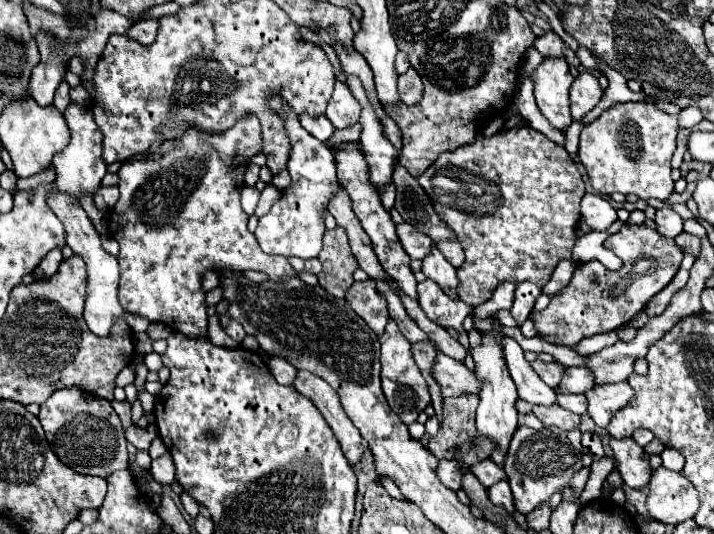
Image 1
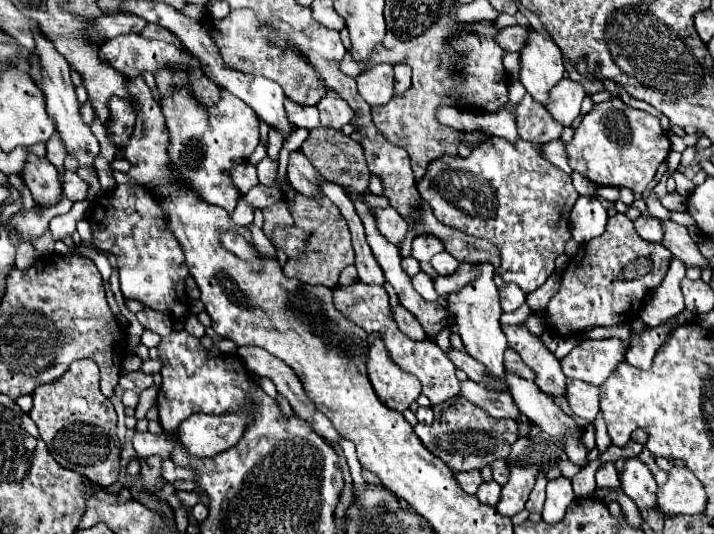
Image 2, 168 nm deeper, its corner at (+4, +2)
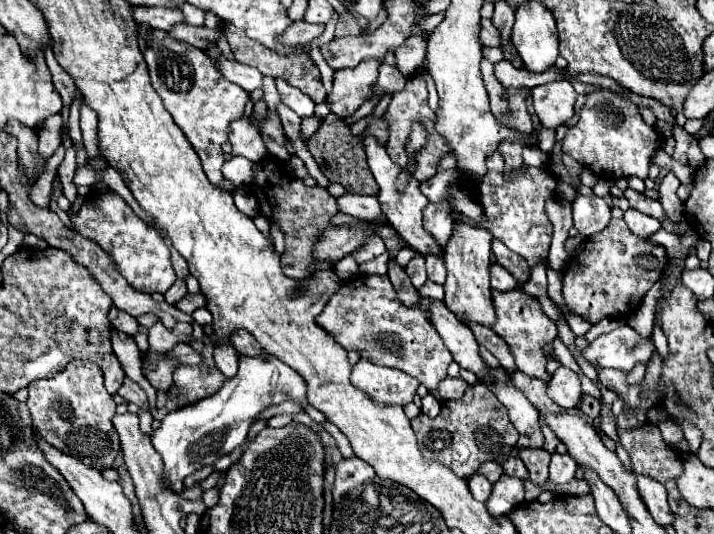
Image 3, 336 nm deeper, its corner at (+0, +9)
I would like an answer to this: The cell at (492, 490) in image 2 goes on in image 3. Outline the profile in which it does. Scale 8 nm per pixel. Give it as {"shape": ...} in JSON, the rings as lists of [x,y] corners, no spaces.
{"shape":[[[470,476],[468,478],[468,486],[470,486],[470,492],[476,500],[480,502],[486,502],[490,498],[490,492],[492,492],[492,484],[484,478],[484,476]]]}

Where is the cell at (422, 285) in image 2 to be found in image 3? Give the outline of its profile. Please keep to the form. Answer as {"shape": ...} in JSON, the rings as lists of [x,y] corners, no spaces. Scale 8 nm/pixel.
{"shape":[[[416,254],[416,256],[408,262],[408,266],[406,266],[404,270],[406,270],[408,278],[412,280],[414,288],[422,288],[422,284],[426,284],[426,282],[428,282],[426,266],[424,266],[424,256],[422,256],[422,254]]]}

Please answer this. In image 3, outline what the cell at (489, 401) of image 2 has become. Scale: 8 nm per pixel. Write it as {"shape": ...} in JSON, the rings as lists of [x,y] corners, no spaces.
{"shape":[[[448,376],[448,378],[442,380],[442,384],[438,386],[438,390],[432,392],[432,394],[438,400],[450,400],[450,398],[462,398],[464,392],[470,390],[470,388],[472,388],[472,384],[468,384],[464,378],[460,378],[460,376],[456,376],[456,378]]]}

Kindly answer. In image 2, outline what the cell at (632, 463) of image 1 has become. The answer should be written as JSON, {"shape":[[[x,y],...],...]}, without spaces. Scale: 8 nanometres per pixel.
{"shape":[[[638,459],[626,461],[620,481],[622,481],[624,493],[636,503],[636,507],[640,511],[658,509],[658,503],[656,503],[658,485],[656,485],[652,473],[648,471],[648,467],[638,463]]]}

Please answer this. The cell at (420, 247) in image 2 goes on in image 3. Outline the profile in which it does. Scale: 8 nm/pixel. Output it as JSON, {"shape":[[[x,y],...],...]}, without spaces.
{"shape":[[[428,204],[424,208],[424,228],[434,236],[434,240],[446,248],[450,236],[452,236],[452,226],[454,220],[448,216],[450,206],[448,204]]]}

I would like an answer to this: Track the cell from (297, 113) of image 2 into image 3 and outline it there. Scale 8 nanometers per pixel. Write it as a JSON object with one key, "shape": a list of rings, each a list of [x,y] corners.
{"shape":[[[276,80],[276,88],[278,88],[280,96],[282,96],[282,102],[284,102],[288,108],[292,108],[298,116],[302,116],[302,118],[314,116],[314,106],[316,106],[316,104],[314,104],[306,94],[302,94],[298,88],[286,84],[284,80]]]}

